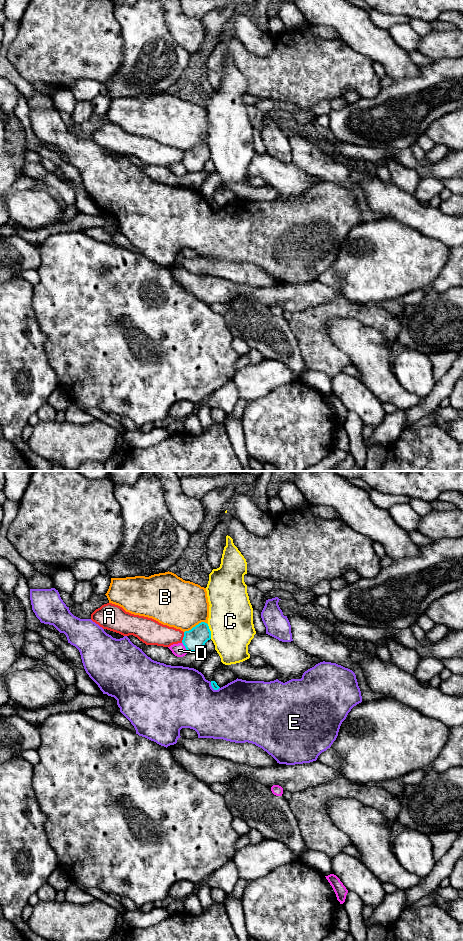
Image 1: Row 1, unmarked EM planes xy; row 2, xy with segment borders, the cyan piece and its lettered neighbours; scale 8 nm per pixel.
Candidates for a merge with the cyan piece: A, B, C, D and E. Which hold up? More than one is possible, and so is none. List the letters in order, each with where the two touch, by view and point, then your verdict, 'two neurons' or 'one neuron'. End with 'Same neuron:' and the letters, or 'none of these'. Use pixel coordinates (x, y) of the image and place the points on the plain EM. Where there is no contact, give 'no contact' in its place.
A: meets cyan in xy at (183, 157); two neurons
B: meets cyan in xy at (196, 145); two neurons
C: meets cyan in xy at (210, 151); two neurons
D: meets cyan in xy at (185, 167); two neurons
E: meets cyan in xy at (213, 208); two neurons
Same neuron: none of these

